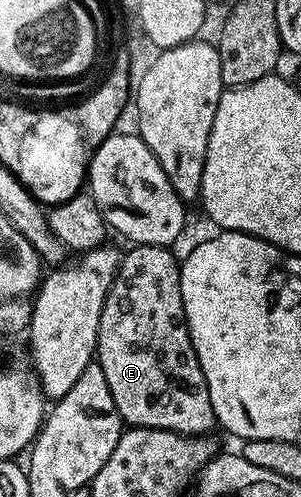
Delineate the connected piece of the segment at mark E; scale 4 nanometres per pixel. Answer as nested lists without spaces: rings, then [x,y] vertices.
[[[137,244],[129,247],[130,251],[121,255],[118,264],[118,274],[114,277],[114,283],[112,288],[108,292],[108,296],[104,300],[104,308],[100,312],[100,328],[98,329],[98,348],[96,351],[96,365],[100,368],[104,368],[104,380],[108,380],[108,392],[112,392],[112,400],[116,404],[116,412],[122,417],[123,423],[127,427],[139,426],[140,428],[160,428],[161,430],[167,430],[168,432],[176,432],[177,434],[196,434],[199,436],[206,436],[211,433],[210,429],[215,429],[216,419],[214,416],[214,409],[212,408],[212,396],[208,396],[208,384],[204,380],[204,372],[200,368],[200,360],[196,356],[196,348],[192,348],[192,340],[190,339],[190,333],[186,327],[186,317],[184,316],[184,304],[182,303],[182,297],[180,296],[180,272],[182,271],[179,259],[174,259],[174,250],[164,246],[140,246]]]

